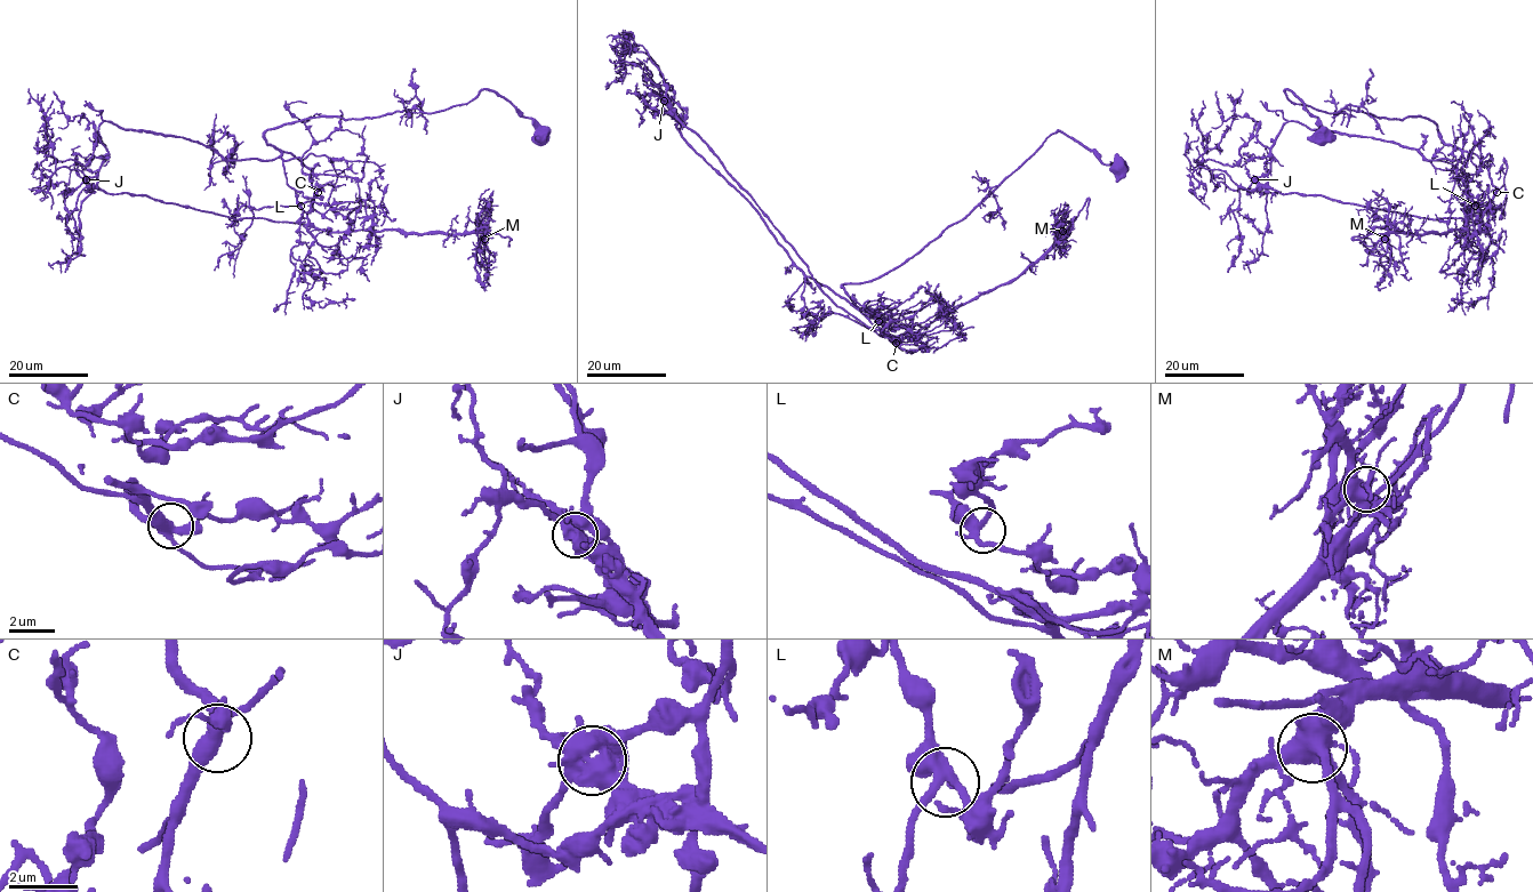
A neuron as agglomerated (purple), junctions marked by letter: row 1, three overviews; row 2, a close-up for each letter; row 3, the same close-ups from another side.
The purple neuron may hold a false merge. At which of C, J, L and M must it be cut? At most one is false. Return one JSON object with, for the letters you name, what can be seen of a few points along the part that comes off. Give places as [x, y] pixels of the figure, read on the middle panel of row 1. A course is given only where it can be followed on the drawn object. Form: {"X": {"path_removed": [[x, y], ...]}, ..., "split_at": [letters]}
{"J": {"path_removed": [[664, 101], [817, 284], [892, 336], [916, 332], [1011, 282], [1059, 236], [1056, 223], [1059, 232]]}, "split_at": ["J"]}

